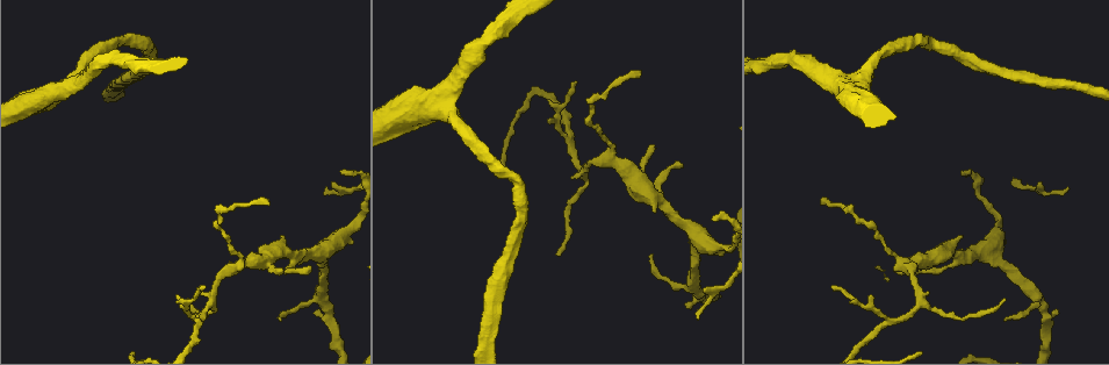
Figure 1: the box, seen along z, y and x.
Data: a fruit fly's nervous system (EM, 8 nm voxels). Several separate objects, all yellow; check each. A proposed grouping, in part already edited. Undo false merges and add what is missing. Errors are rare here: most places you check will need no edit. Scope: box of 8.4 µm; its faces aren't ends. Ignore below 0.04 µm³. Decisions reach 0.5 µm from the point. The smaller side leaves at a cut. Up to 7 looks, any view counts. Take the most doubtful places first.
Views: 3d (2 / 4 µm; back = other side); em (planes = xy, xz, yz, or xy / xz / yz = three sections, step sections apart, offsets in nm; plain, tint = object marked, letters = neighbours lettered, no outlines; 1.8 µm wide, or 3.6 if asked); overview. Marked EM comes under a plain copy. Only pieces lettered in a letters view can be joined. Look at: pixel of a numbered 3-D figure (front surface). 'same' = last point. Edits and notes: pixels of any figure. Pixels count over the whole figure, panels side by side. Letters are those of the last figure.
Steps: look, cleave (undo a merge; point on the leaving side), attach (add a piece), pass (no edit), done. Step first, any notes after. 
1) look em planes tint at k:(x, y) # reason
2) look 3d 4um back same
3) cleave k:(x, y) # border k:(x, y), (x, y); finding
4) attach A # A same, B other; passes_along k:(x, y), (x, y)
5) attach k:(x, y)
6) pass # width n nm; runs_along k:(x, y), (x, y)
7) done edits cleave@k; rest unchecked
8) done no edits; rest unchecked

look em planes letters at 1:(908, 264) # sudden change in width

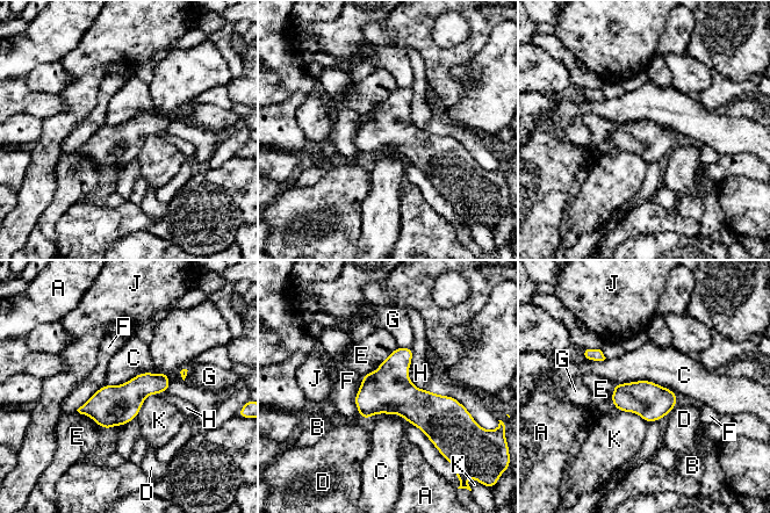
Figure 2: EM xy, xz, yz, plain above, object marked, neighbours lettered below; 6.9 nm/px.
pass # A other, B other, C other, D other, E other, F other, G other, H other, J other, K other; all the same neuron

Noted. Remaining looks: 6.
look em planes letters at 1:(341, 171) # free end

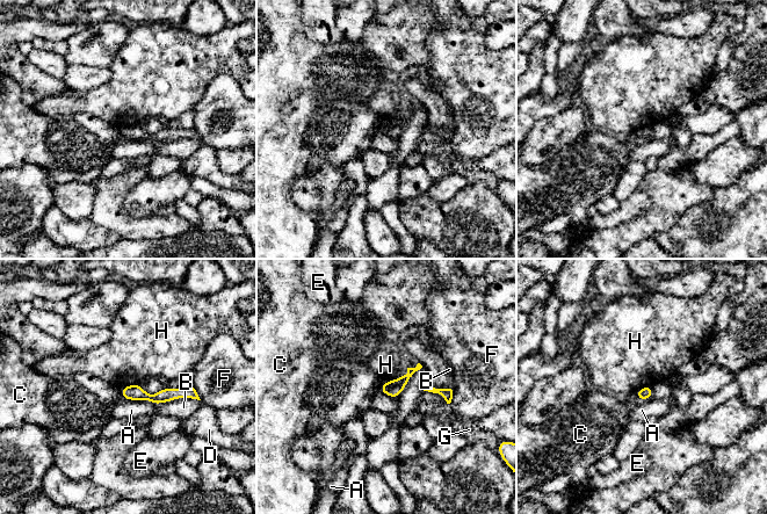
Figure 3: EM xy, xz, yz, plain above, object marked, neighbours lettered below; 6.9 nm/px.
pass # width 90 nm; A other, B other, C other, D other, E other, F other, G other, H other; runs_along 3:(124, 390), (146, 397), (194, 396); no lettered piece goes on from it

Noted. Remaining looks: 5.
look 3d 2um at 1:(1003, 320) # tapers out

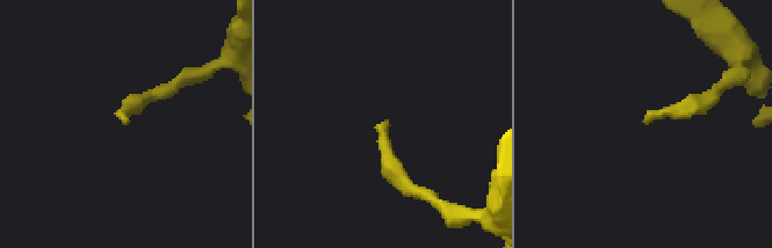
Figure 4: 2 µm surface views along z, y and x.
look em planes letters at 4:(645, 124)

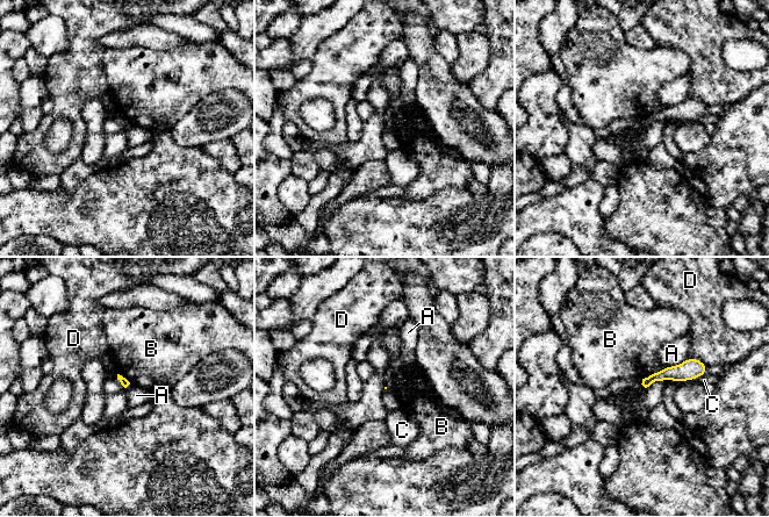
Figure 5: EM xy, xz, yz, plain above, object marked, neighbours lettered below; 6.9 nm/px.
pass # A other, B other, C other, D other; runs_along 5:(703, 367), (666, 373), (645, 382); none of them fits

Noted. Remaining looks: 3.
done no edits; rest unchecked

